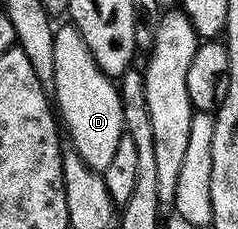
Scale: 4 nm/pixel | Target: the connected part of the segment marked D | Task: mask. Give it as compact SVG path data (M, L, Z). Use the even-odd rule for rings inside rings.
M64 23L63 26L54 30L50 38L51 44L51 69L55 72L55 93L53 89L53 105L57 110L58 120L62 128L71 136L70 143L73 149L83 158L84 163L90 165L96 171L107 169L113 159L113 151L117 149L117 143L125 135L123 115L125 106L119 98L119 93L115 90L116 82L110 77L106 77L99 69L99 65L91 57L89 47L81 39L81 35L75 30L75 26Z

